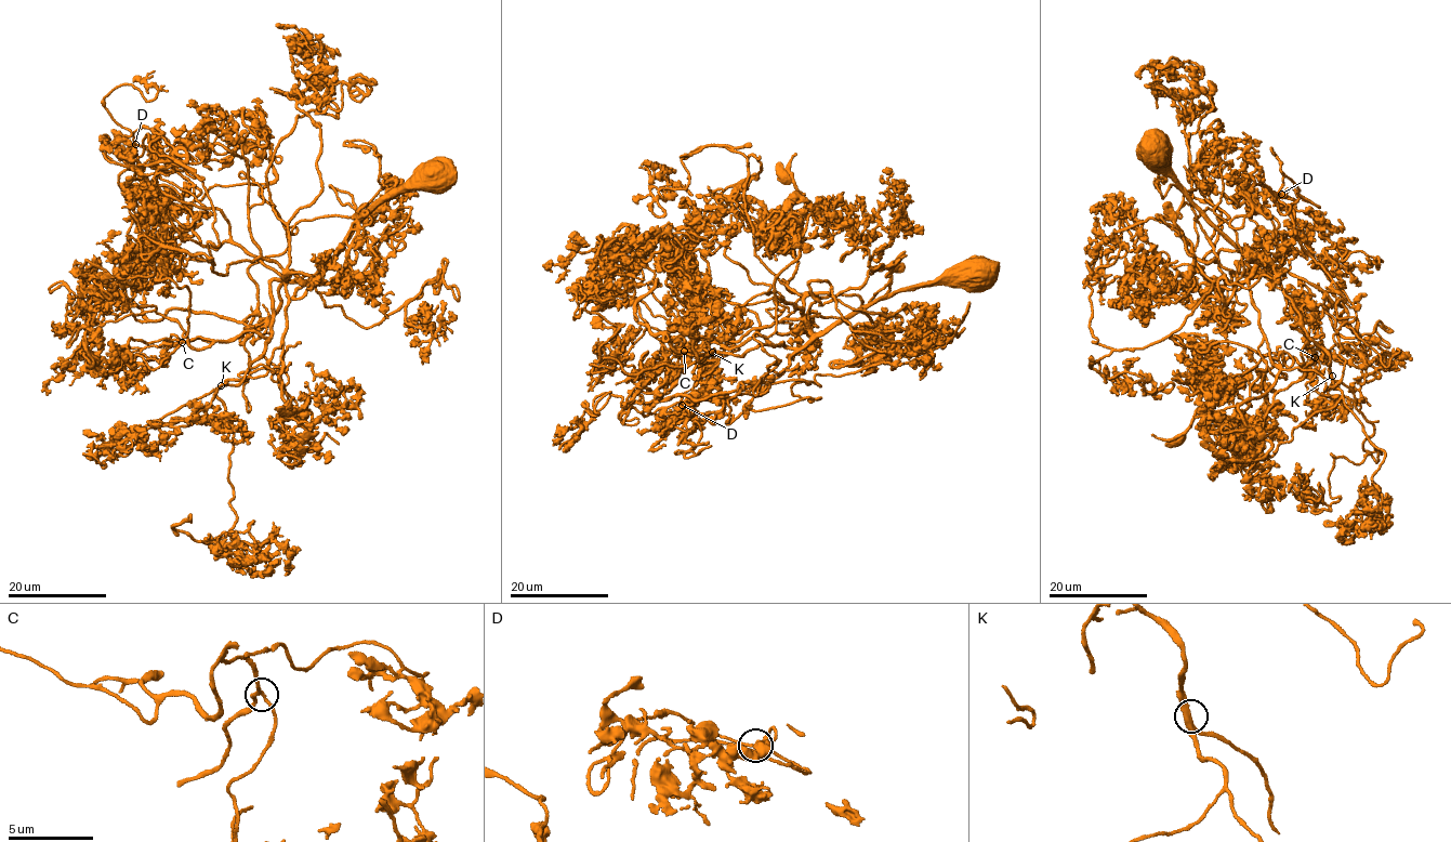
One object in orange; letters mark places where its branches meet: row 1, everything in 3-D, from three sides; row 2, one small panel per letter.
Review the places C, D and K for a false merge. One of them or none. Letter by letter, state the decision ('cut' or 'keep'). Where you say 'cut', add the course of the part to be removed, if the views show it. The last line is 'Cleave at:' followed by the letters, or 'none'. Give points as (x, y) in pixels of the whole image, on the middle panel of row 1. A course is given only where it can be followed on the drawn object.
C: keep
D: keep
K: keep
Cleave at: none

